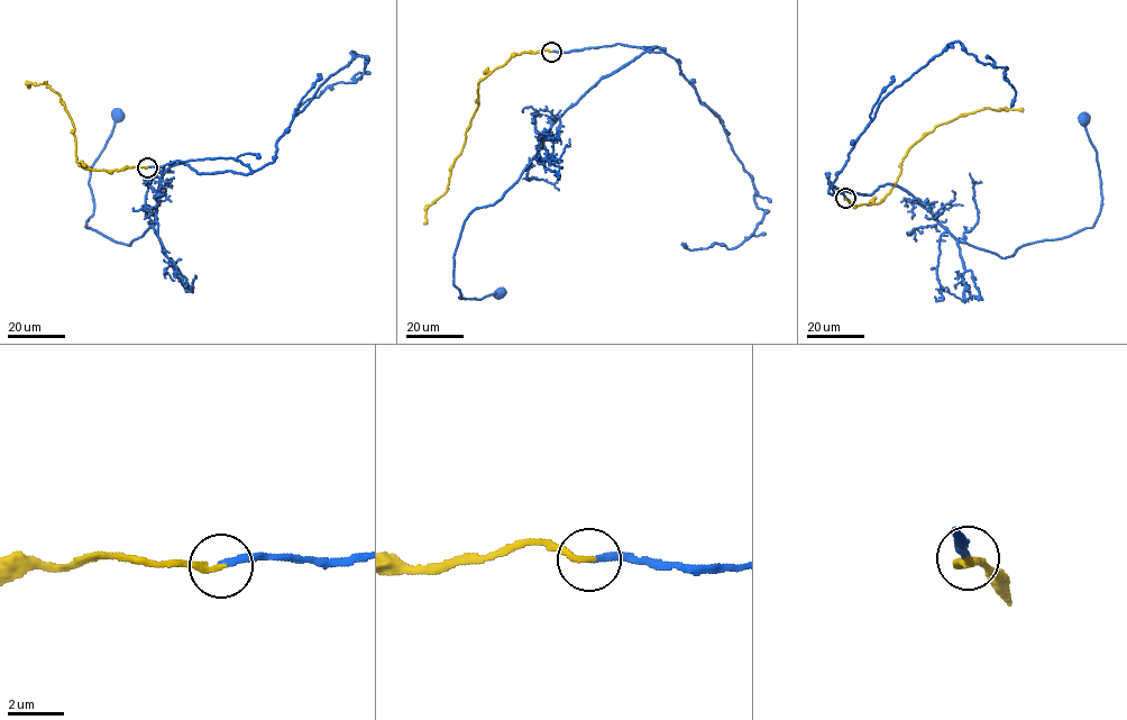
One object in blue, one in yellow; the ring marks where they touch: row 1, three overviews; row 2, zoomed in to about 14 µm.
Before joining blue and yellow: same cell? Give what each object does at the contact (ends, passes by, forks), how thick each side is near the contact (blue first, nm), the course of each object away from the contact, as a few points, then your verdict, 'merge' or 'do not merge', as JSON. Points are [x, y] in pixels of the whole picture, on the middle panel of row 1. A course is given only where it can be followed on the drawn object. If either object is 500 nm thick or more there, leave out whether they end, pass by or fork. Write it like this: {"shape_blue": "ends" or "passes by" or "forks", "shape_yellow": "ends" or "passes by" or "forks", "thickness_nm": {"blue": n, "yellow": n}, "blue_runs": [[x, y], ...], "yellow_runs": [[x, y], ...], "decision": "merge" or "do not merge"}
{"shape_blue": "ends", "shape_yellow": "ends", "thickness_nm": {"blue": 200, "yellow": 220}, "blue_runs": [[551, 51], [656, 47], [603, 76], [556, 120], [519, 180], [468, 216], [454, 255], [459, 298], [500, 292]], "yellow_runs": [[551, 51], [512, 55], [482, 79], [478, 105], [447, 191], [428, 207], [423, 222]], "decision": "merge"}

